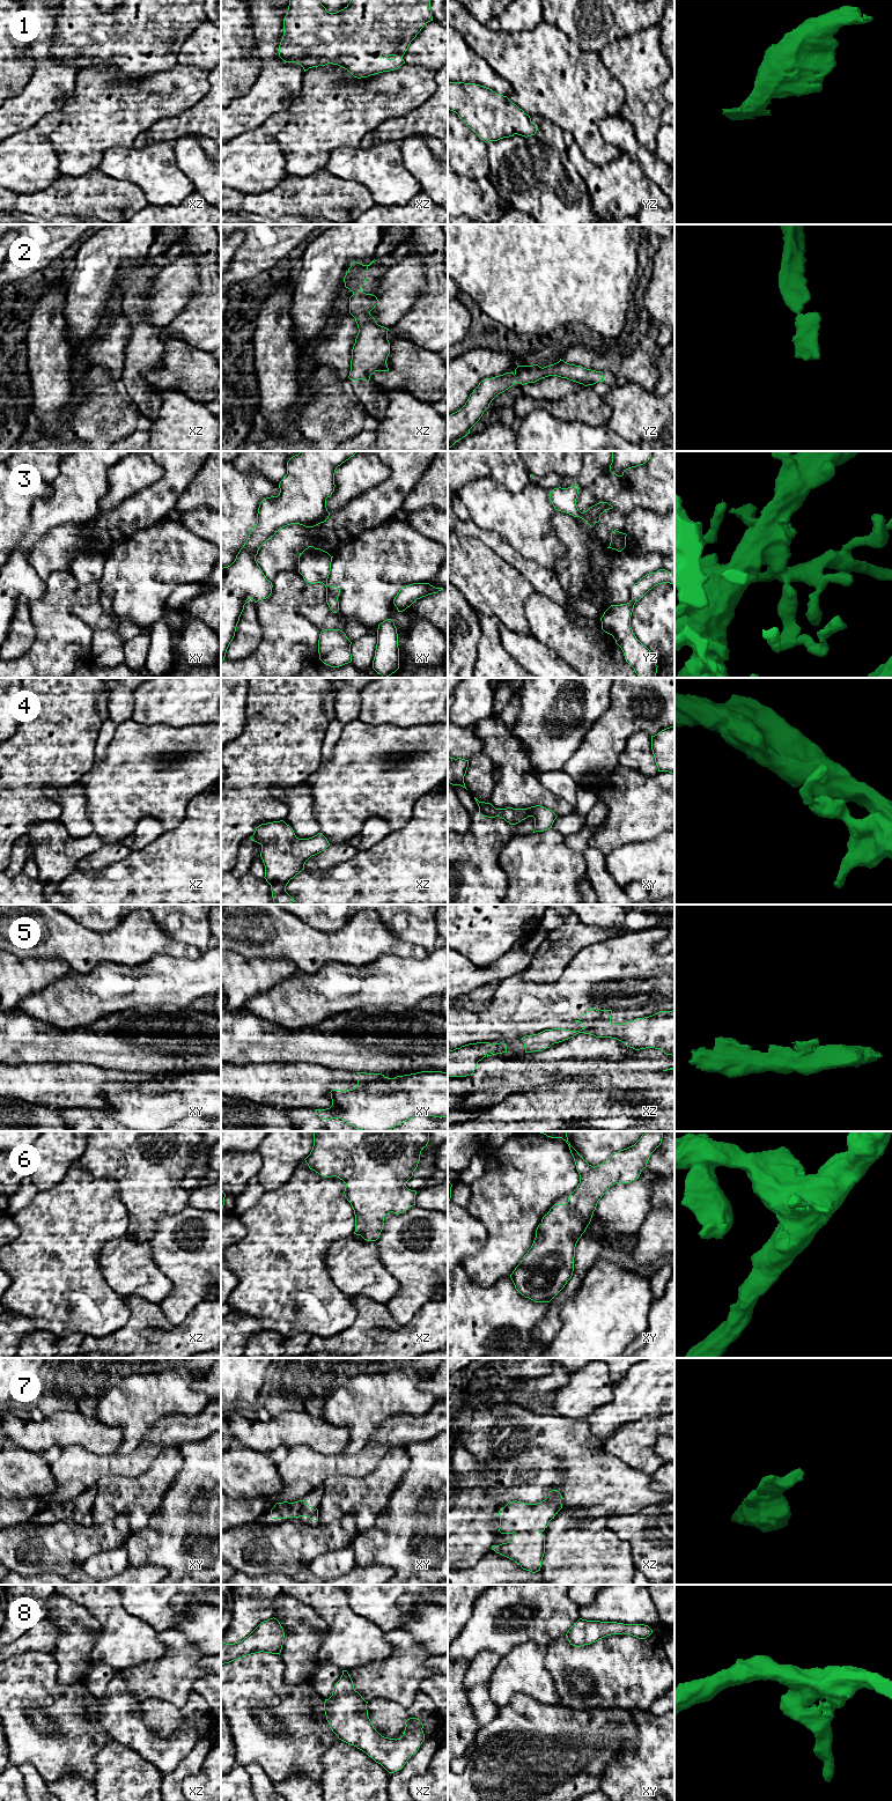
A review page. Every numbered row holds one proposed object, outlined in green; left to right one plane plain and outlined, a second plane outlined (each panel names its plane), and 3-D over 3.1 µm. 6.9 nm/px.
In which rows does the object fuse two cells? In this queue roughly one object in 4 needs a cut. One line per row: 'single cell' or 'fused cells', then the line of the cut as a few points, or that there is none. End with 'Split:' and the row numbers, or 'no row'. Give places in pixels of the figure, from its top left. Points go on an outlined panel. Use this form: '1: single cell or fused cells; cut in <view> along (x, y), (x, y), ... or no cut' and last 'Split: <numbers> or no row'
1: single cell; no cut
2: single cell; no cut
3: single cell; no cut
4: single cell; no cut
5: fused cells; cut in xy along (384, 1077), (375, 1083), (358, 1086)
6: single cell; no cut
7: single cell; no cut
8: single cell; no cut
Split: 5

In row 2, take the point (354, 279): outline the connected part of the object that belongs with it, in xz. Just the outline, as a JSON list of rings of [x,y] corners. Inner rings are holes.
[[[374,259],[369,265],[362,265],[356,261],[352,263],[344,278],[345,287],[353,293],[353,295],[349,297],[349,313],[355,318],[359,329],[359,333],[352,349],[351,371],[348,376],[348,378],[353,381],[363,379],[369,382],[370,376],[375,371],[389,371],[386,364],[386,360],[390,354],[390,342],[388,340],[389,329],[378,325],[375,318],[370,315],[370,311],[378,303],[377,297],[361,290],[366,282],[364,272],[375,261],[376,260]]]

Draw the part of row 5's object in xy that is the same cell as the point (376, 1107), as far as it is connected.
[[[421,1071],[411,1075],[384,1077],[376,1084],[353,1090],[332,1090],[332,1106],[315,1109],[322,1120],[341,1119],[362,1131],[388,1131],[418,1115],[448,1116],[448,1072]]]

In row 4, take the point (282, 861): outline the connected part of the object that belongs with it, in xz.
[[[283,820],[259,825],[251,840],[261,846],[264,878],[271,885],[274,905],[294,902],[286,892],[287,884],[304,870],[304,864],[311,856],[324,851],[330,846],[327,839],[320,833],[309,839],[298,839]]]

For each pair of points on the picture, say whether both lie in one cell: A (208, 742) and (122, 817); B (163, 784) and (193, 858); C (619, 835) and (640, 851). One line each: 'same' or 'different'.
A: same
B: different
C: different

